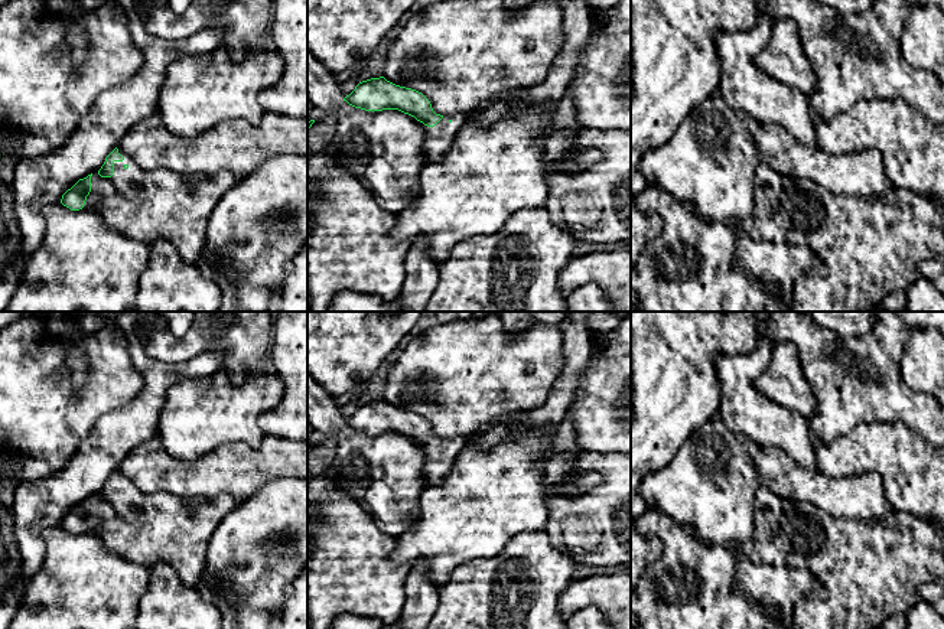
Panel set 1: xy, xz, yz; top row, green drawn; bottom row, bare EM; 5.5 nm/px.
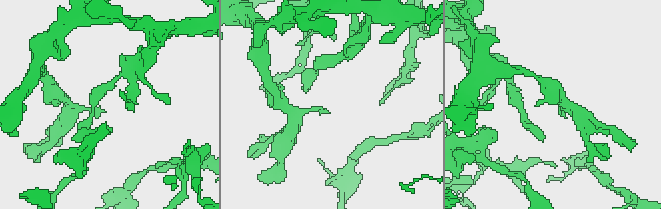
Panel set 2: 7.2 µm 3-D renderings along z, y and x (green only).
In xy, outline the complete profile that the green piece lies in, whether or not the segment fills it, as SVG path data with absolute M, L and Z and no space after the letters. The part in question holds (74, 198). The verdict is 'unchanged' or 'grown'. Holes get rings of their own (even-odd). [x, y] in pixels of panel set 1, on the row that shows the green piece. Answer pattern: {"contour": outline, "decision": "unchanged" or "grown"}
{"contour": "M115 147L98 172L62 195L61 203L71 211L95 209L110 228L130 239L149 245L166 239L185 263L195 264L212 209L237 183L238 176L228 170L146 170Z", "decision": "grown"}

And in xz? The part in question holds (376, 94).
{"contour": "M384 76L359 82L344 98L349 105L365 111L398 110L423 123L426 163L440 162L450 149L456 134L471 123L469 114L440 115L419 91L395 85Z", "decision": "grown"}

